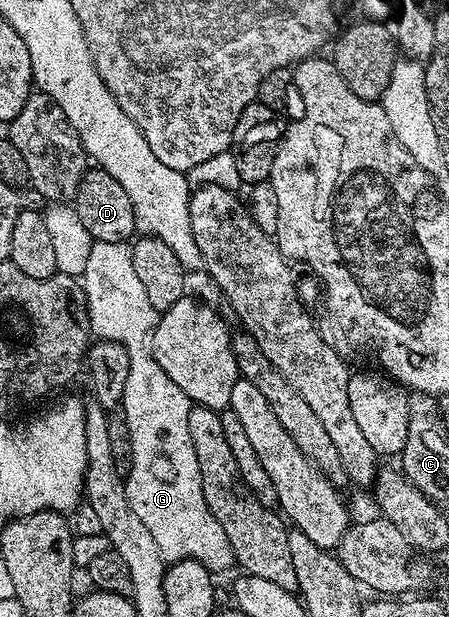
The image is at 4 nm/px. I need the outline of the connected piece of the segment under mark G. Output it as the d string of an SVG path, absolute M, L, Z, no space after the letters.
M94 241L83 289L84 285L85 305L89 308L87 324L92 336L103 341L119 341L129 352L127 387L120 408L125 410L133 452L133 466L125 478L131 511L151 531L151 539L155 539L155 547L159 547L166 562L197 560L213 575L234 568L235 558L227 531L223 531L215 515L211 515L207 499L203 499L199 459L195 459L195 447L191 447L191 435L187 431L190 399L160 369L147 344L157 326L159 310L151 307L151 299L147 299L147 291L143 291L143 283L135 275L132 244Z

